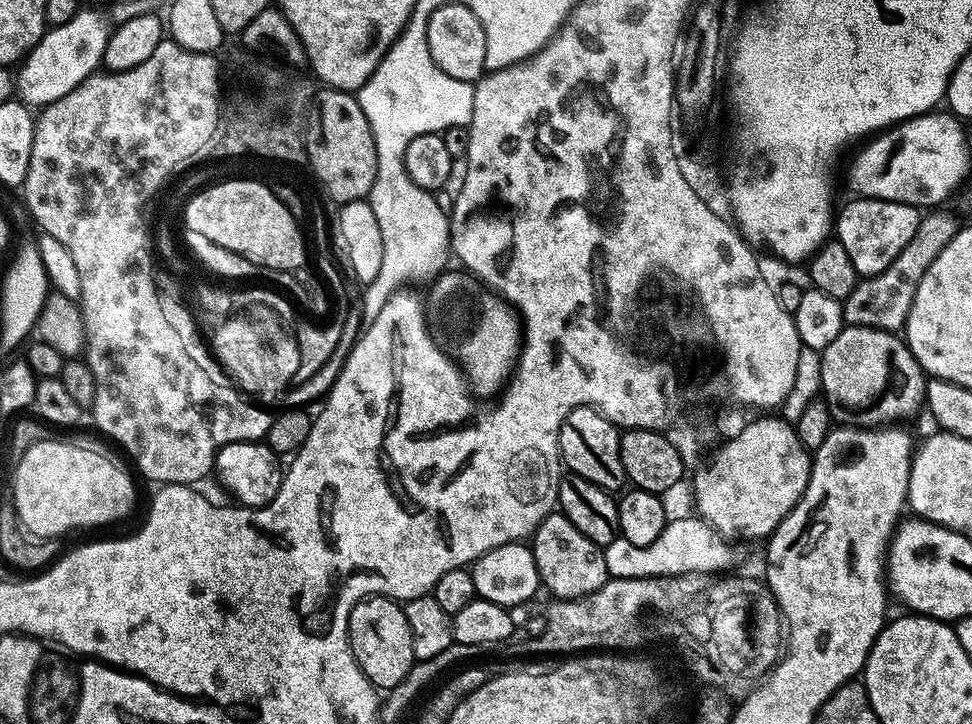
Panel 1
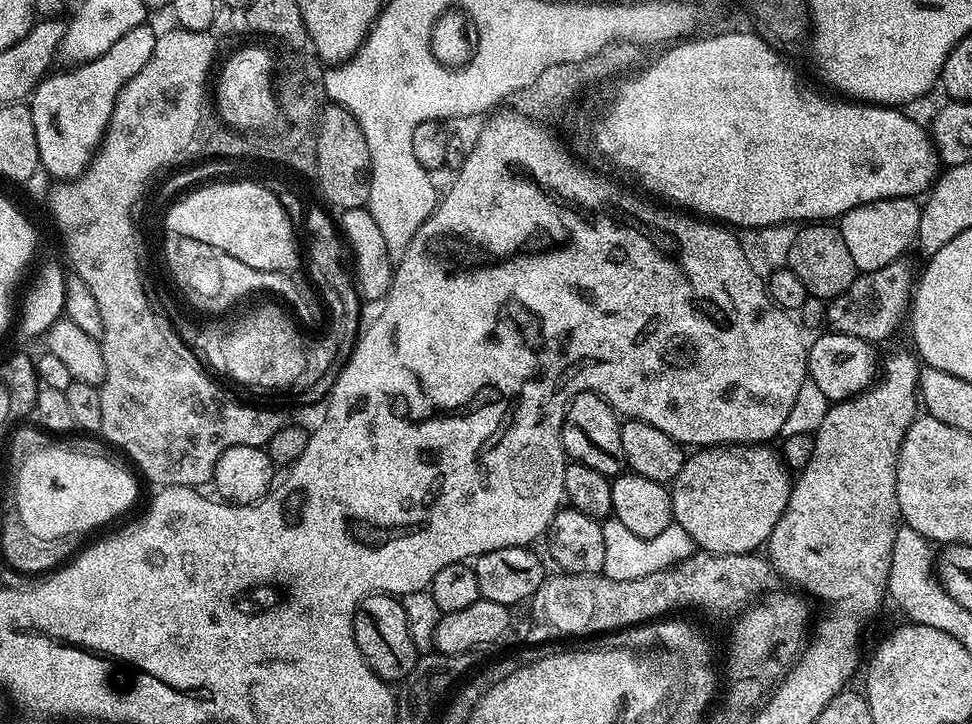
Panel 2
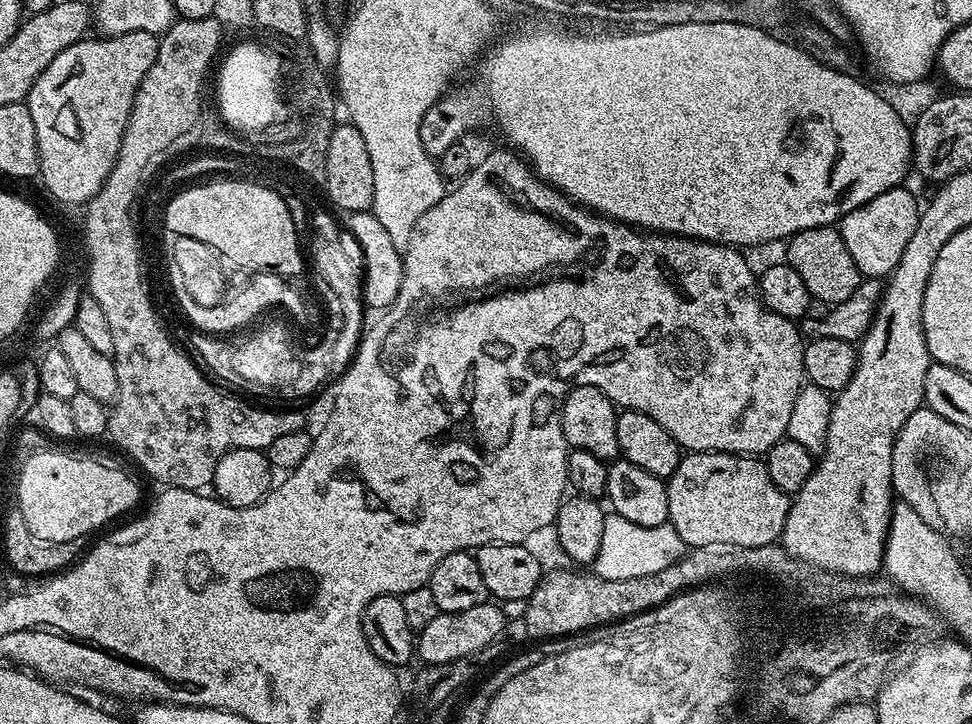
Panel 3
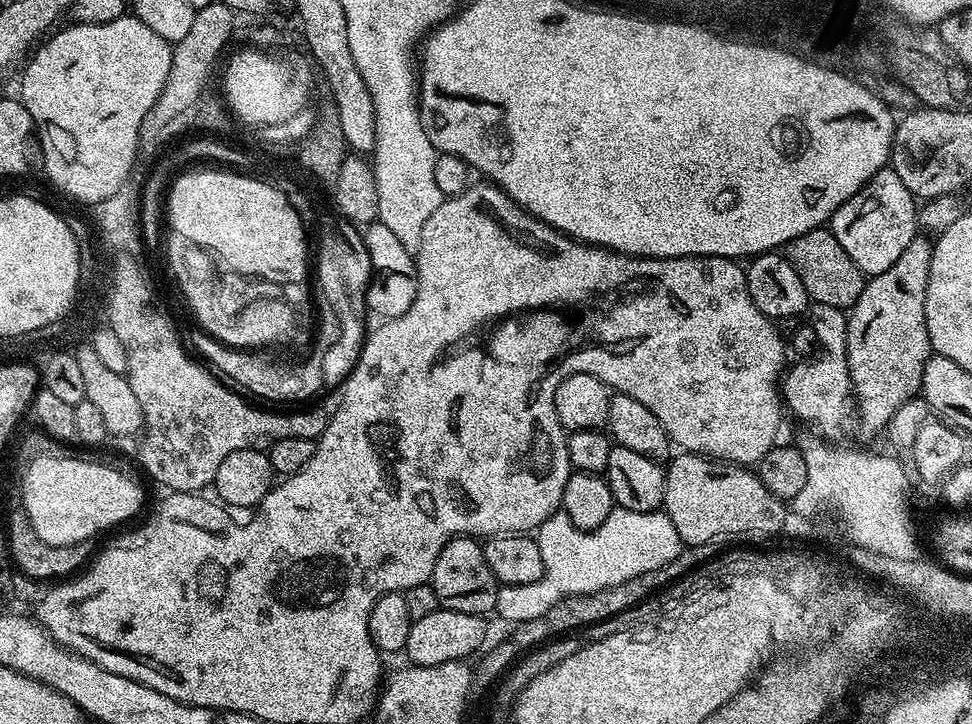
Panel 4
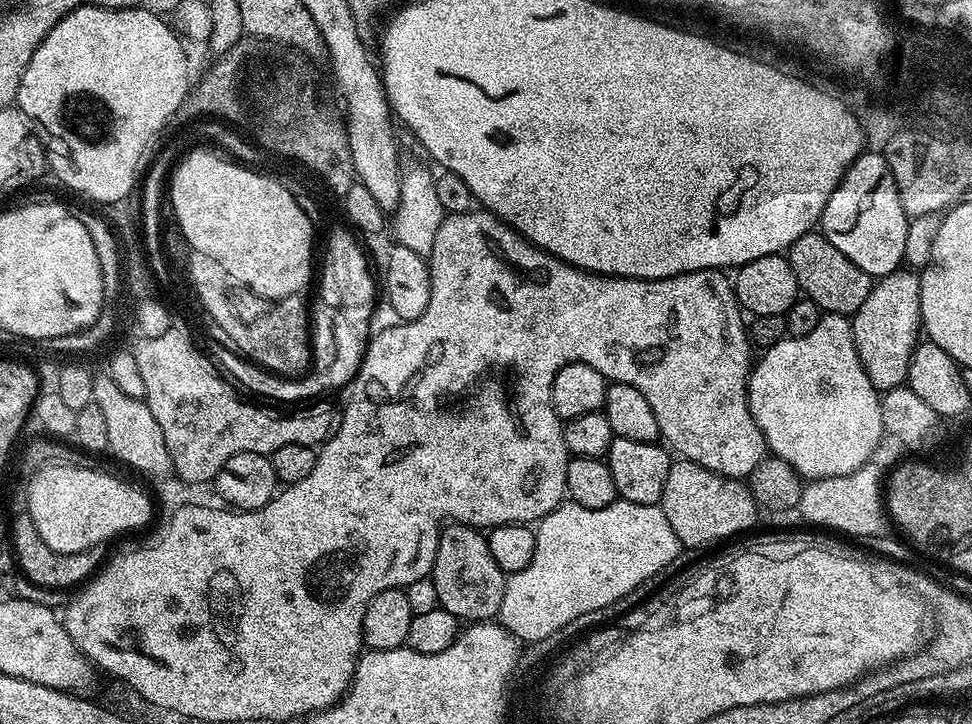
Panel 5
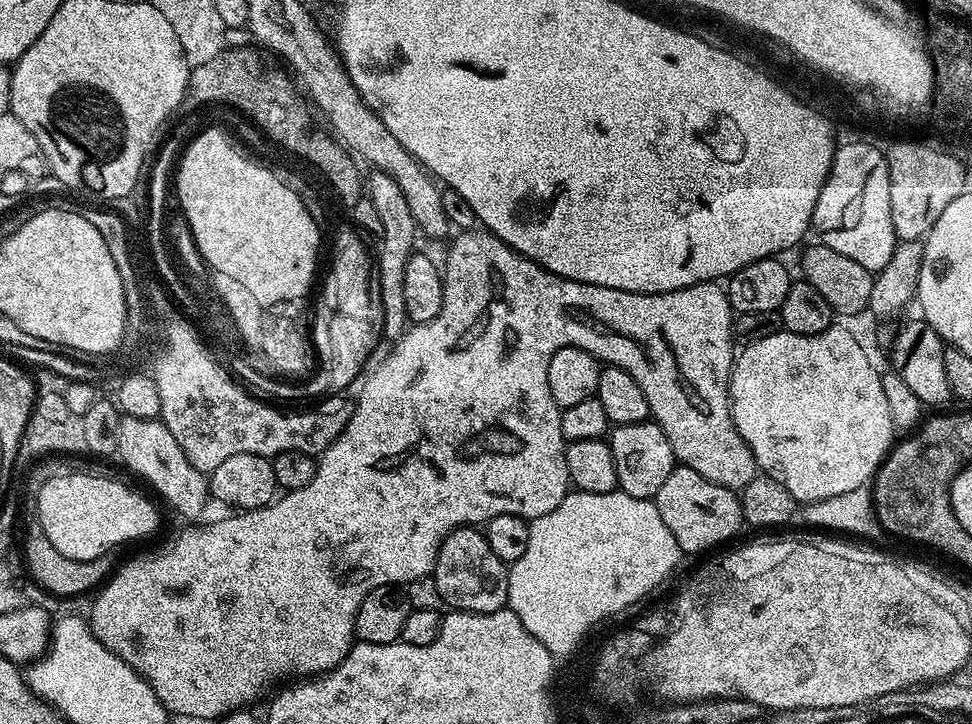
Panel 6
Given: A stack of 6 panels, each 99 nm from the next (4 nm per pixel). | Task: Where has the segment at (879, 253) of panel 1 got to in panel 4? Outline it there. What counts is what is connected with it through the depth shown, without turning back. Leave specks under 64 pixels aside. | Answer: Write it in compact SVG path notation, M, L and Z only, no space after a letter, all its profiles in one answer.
M890 166L878 170L874 178L870 178L838 210L833 214L830 221L830 231L834 238L842 245L842 250L854 258L854 266L862 270L865 277L871 278L882 274L882 270L890 270L902 250L910 246L910 242L918 234L916 213L918 211L918 200L906 190L902 178Z

